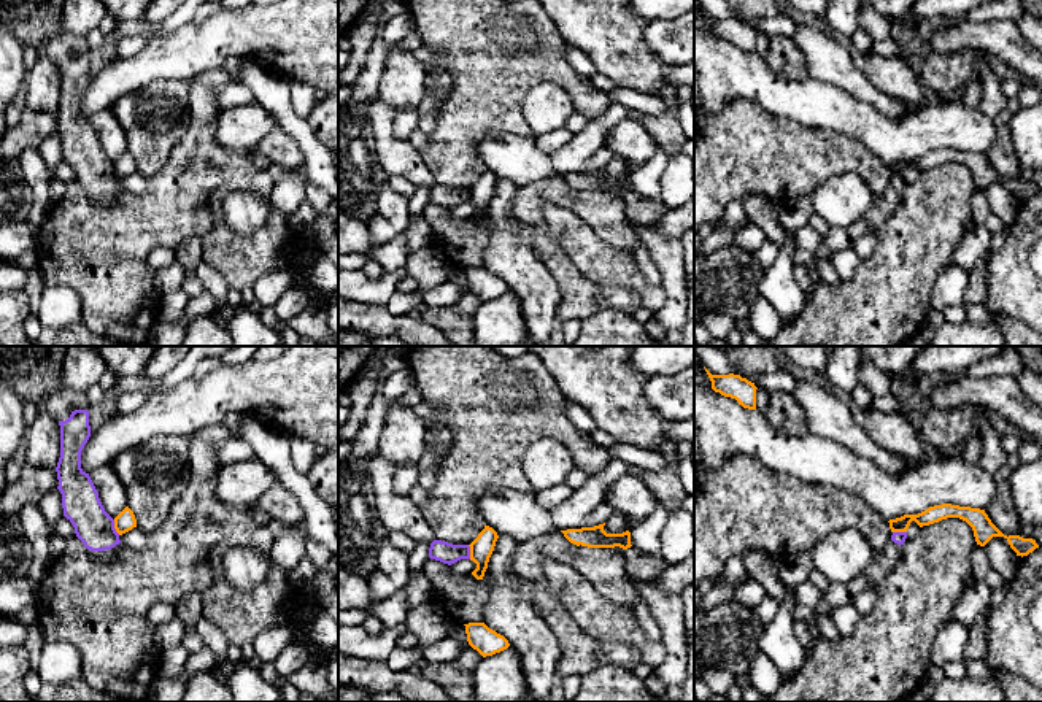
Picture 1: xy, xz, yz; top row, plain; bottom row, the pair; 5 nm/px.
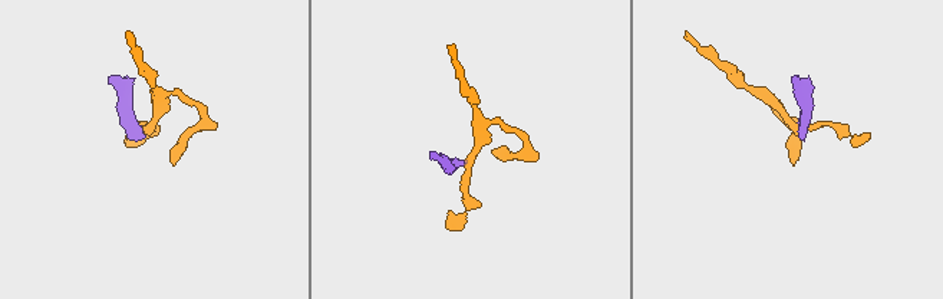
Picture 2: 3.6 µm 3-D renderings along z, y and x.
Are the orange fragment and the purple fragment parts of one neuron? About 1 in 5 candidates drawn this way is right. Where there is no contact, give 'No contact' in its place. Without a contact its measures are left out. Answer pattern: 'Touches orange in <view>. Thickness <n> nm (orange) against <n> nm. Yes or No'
Touches orange in xy. Thickness 100 nm (orange) against 190 nm. No

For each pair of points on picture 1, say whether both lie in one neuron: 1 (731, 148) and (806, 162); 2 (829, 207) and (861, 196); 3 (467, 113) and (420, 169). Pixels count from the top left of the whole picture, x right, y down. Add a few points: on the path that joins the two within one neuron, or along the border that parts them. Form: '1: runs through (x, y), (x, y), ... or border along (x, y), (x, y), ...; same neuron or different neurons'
1: runs through (750, 151), (787, 159); same neuron
2: runs through (837, 200), (853, 196); same neuron
3: border along (420, 151), (437, 183); different neurons

